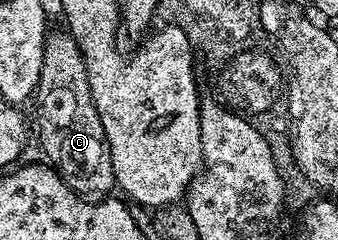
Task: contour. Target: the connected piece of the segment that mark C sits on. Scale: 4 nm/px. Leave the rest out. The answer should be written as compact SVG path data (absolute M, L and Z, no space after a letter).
M60 28L47 35L44 40L44 51L42 52L42 72L40 73L40 79L36 85L36 93L34 95L34 103L36 102L36 128L34 124L34 130L40 133L40 146L44 149L44 154L49 163L54 167L57 174L63 178L66 185L72 190L76 191L81 196L108 196L113 193L116 186L116 173L112 167L112 161L110 160L110 148L108 147L108 141L106 140L106 132L102 128L102 120L98 116L98 108L94 108L94 100L92 99L92 93L90 92L90 80L88 79L88 73L86 72L86 64L84 63L84 57L82 52L78 48L78 44L72 39L71 34L67 29Z

